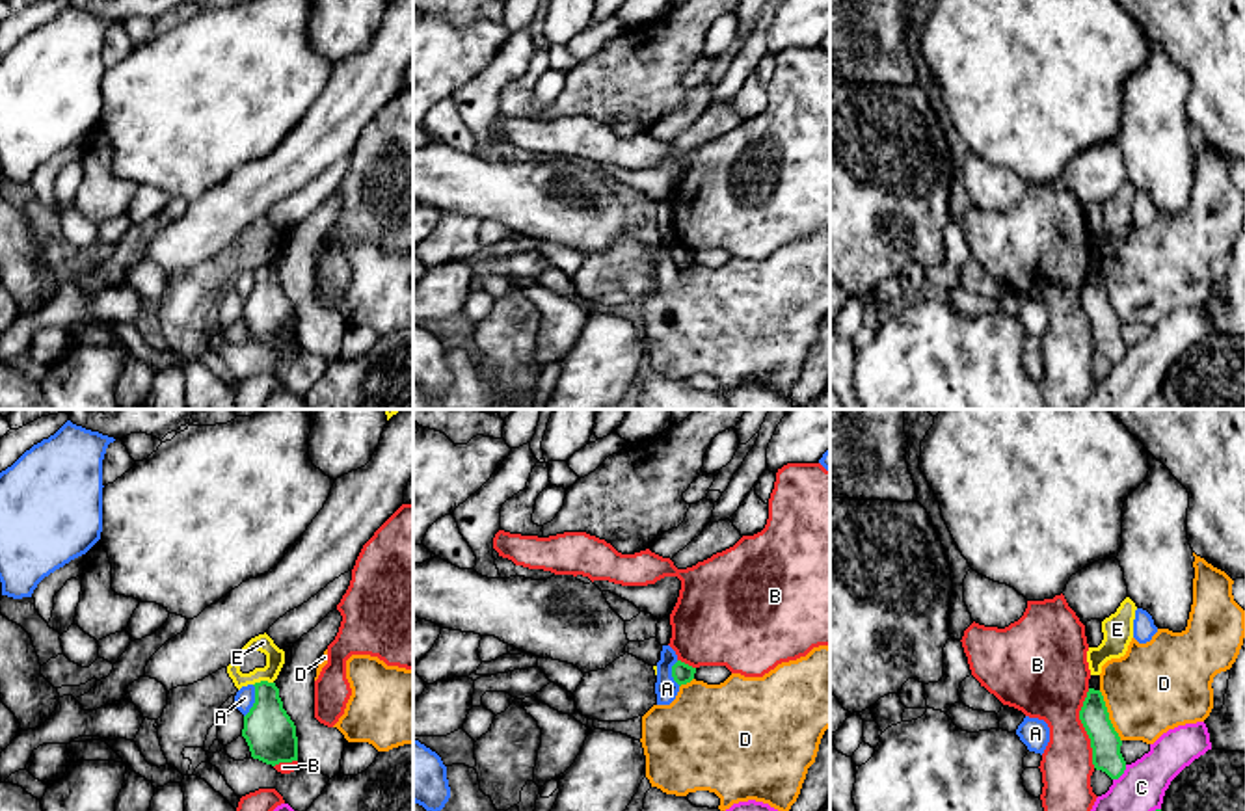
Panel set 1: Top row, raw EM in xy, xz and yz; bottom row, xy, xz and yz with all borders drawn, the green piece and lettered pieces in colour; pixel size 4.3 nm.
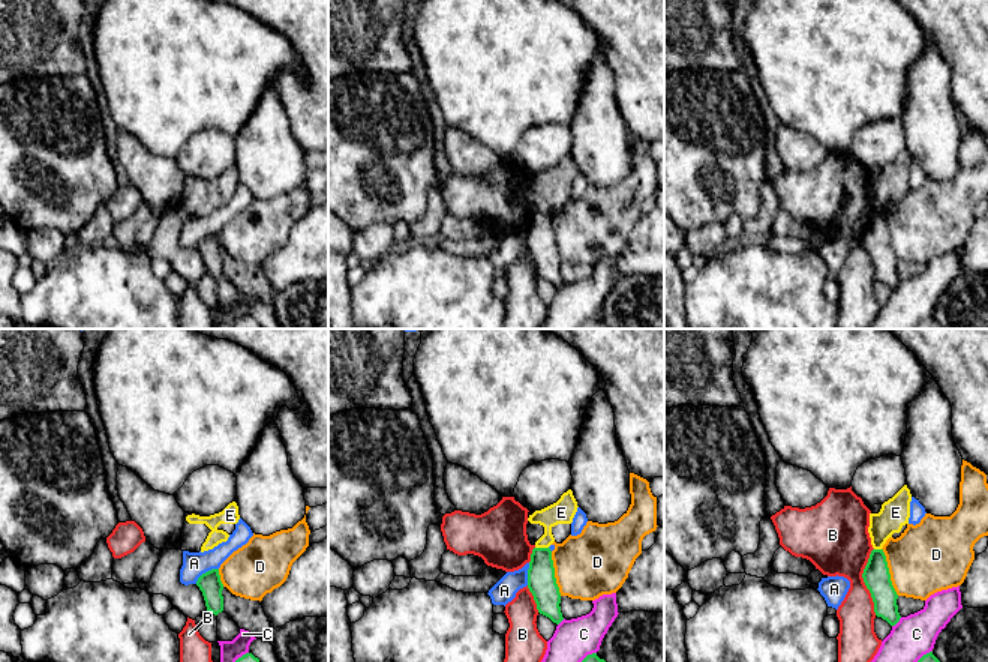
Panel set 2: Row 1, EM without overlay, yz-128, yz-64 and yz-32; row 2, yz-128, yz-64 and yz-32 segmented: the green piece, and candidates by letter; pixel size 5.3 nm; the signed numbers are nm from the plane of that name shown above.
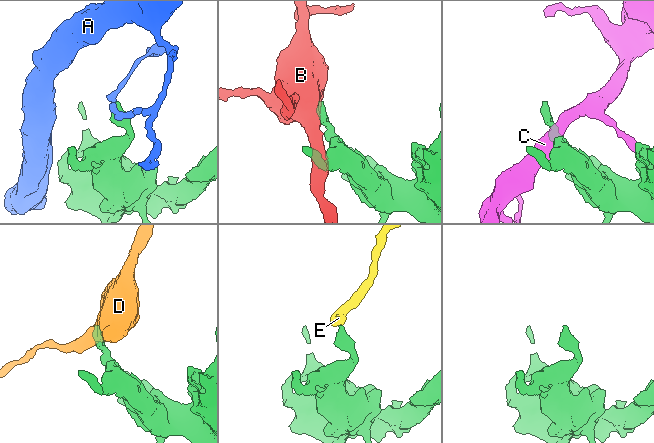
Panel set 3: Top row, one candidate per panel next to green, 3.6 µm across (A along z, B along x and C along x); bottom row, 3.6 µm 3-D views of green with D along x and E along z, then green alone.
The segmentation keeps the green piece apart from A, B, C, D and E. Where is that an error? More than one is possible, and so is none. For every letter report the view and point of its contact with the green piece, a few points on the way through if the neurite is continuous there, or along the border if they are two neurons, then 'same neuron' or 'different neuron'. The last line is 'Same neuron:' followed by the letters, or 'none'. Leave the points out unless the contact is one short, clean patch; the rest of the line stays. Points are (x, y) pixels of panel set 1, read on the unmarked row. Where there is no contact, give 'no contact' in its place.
A: meets green in xy at (255, 285); different neuron
B: meets green in yz at (1084, 309); different neuron
C: meets green in yz at (1121, 358); different neuron
D: meets green in yz at (1108, 300); border along yz (1098, 274), (1108, 302), (1121, 324); different neuron
E: meets green in xy at (263, 265); border along xy (272, 265), (257, 265), (254, 268); different neuron
Same neuron: none

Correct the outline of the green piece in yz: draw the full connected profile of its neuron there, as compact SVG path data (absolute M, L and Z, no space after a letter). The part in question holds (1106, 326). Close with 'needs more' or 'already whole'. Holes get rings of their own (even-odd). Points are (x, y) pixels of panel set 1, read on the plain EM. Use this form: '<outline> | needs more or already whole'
M1089 272L1079 303L1091 322L1094 352L1105 355L1111 363L1118 363L1126 353L1120 337L1122 324L1109 303L1100 273Z | already whole

